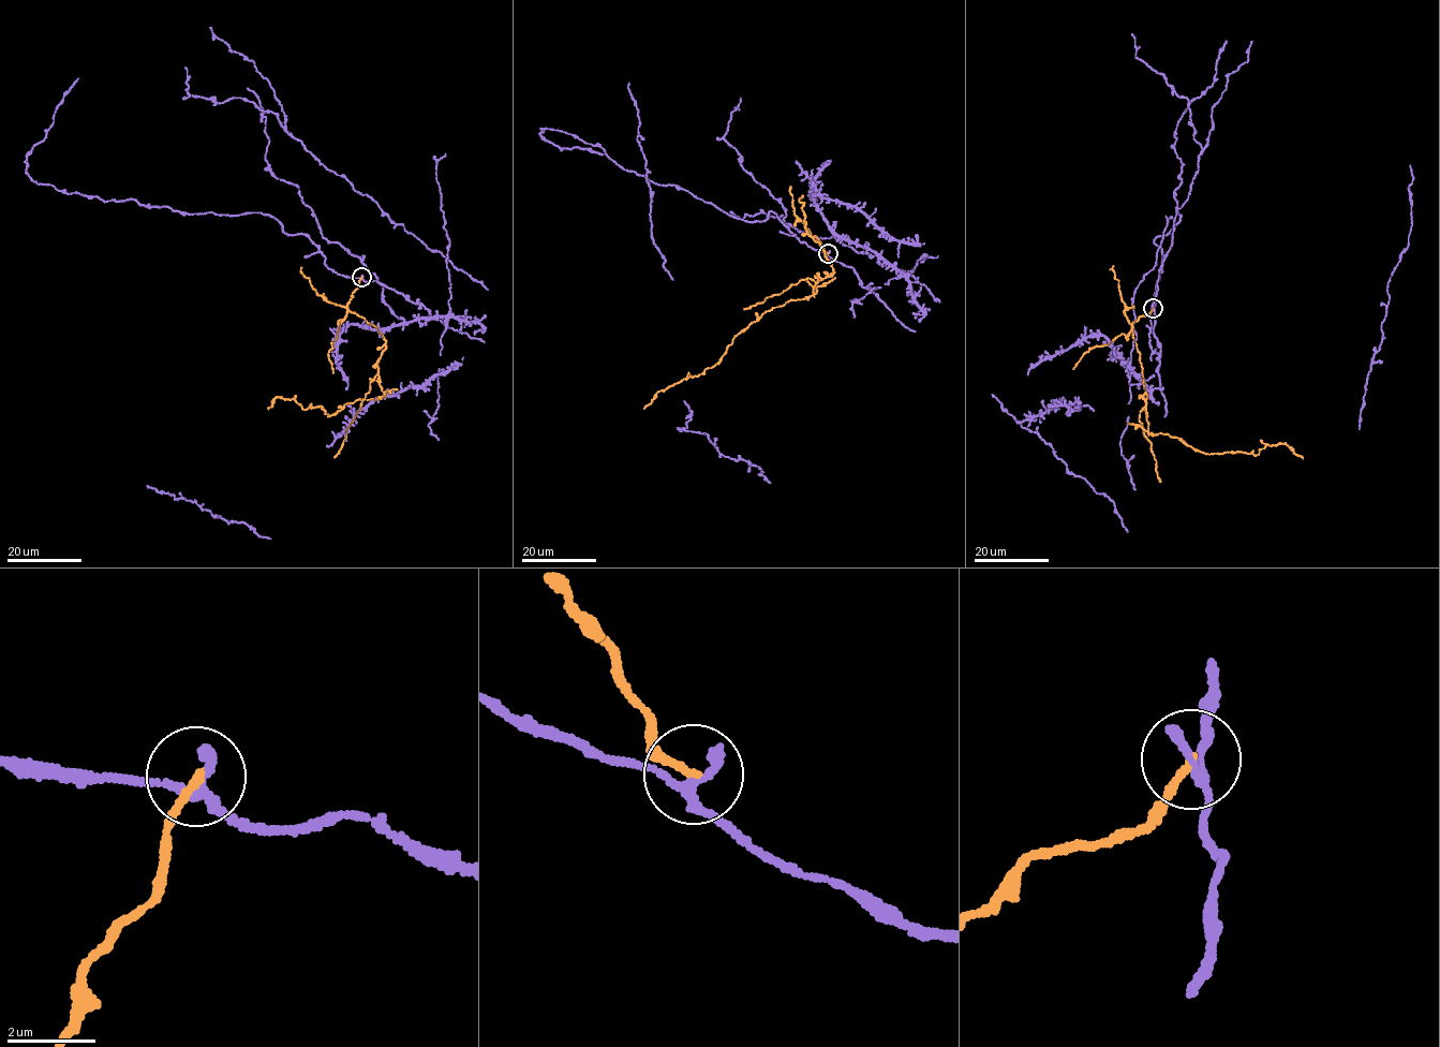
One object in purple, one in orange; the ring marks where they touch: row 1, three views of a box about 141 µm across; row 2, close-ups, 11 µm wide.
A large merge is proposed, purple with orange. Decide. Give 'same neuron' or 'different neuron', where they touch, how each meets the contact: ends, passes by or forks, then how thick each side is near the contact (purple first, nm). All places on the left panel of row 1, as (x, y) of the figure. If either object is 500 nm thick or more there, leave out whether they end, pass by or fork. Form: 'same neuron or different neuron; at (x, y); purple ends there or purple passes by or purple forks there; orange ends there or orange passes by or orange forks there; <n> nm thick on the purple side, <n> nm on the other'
different neuron; at (361, 277); purple passes by; orange ends there; 200 nm thick on the purple side, 190 nm on the other

